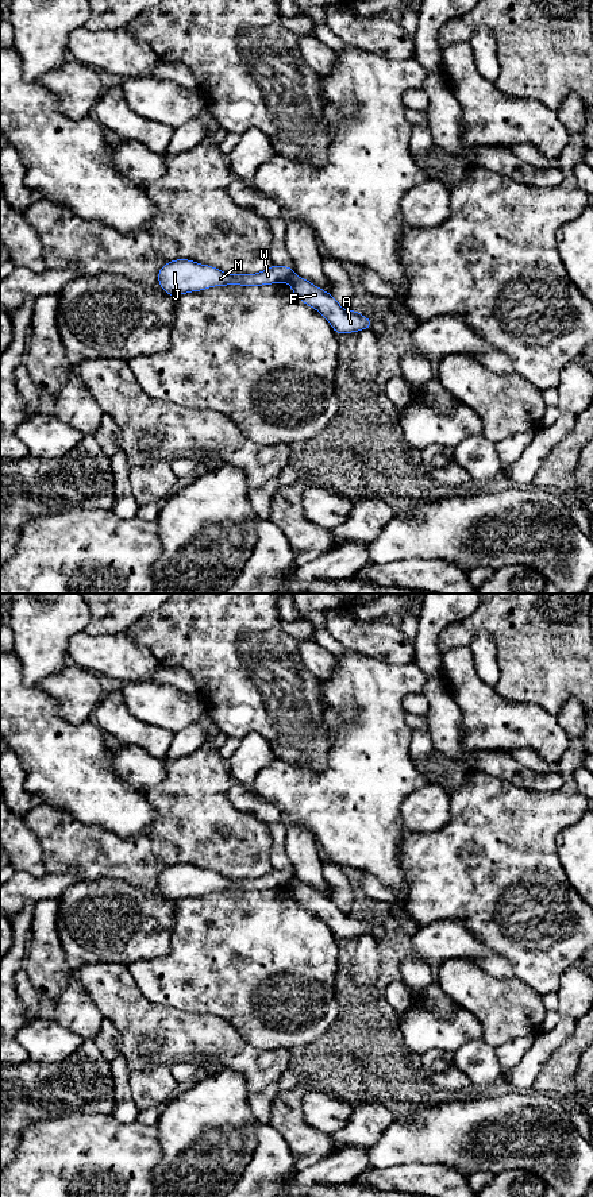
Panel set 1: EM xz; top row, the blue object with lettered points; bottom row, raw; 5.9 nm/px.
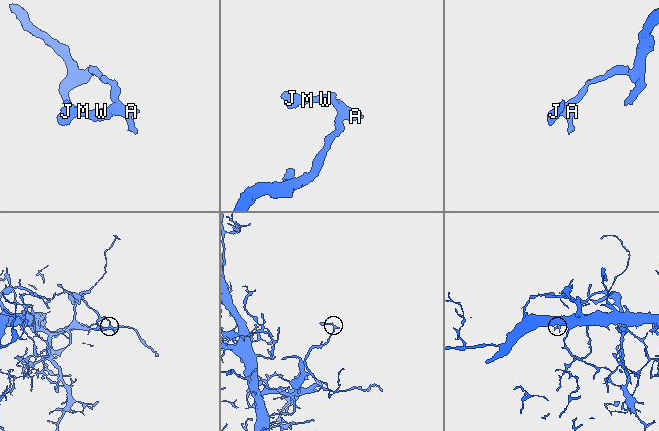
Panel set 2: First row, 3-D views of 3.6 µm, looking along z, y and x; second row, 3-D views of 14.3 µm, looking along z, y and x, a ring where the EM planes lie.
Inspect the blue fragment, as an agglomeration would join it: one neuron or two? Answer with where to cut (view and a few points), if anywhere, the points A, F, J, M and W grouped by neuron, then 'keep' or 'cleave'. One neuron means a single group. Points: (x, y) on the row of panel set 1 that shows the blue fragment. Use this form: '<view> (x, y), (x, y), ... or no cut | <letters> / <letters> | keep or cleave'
xz (293, 274), (285, 281) | A F / J M W | cleave

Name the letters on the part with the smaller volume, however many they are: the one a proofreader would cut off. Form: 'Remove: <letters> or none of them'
Remove: J, M, W

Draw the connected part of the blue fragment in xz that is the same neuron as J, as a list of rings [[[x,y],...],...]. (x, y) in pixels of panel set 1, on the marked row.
[[[176,259],[163,265],[158,271],[158,283],[172,297],[201,291],[208,287],[240,285],[262,286],[286,282],[294,275],[294,269],[273,265],[257,274],[227,274],[209,265],[189,259]]]

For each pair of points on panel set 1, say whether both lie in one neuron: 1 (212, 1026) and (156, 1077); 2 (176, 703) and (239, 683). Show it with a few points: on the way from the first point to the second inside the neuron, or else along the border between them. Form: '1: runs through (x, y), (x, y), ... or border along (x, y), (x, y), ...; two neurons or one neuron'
1: border along (168, 1066), (153, 1062), (135, 1073); two neurons
2: border along (196, 692), (204, 705), (205, 714); two neurons

